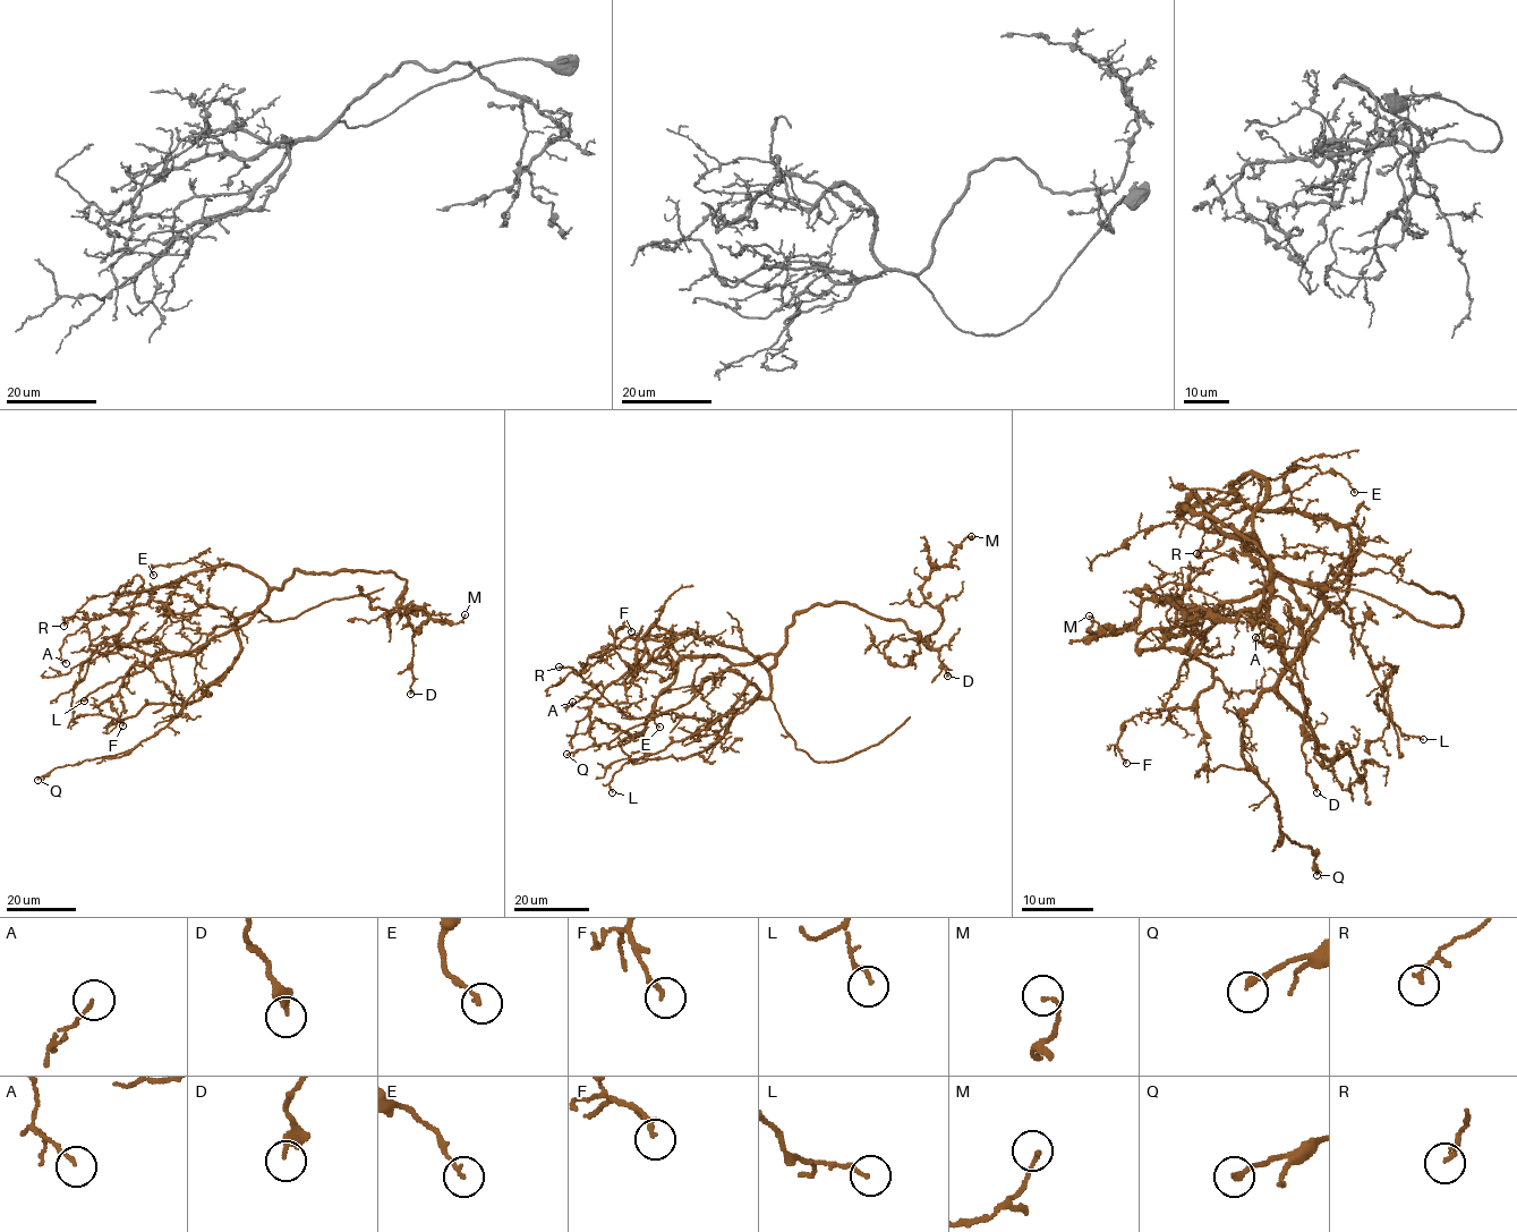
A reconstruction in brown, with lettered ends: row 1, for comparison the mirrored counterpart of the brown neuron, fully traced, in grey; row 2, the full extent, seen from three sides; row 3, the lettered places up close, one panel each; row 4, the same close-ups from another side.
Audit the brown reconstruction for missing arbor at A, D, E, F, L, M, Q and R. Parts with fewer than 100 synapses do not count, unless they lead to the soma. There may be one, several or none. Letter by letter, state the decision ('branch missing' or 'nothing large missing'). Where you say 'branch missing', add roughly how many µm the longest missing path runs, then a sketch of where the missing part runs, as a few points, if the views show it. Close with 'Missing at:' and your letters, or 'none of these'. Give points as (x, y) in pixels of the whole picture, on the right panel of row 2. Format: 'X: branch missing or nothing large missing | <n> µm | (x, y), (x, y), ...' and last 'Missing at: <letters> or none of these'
A: nothing large missing
D: nothing large missing
E: nothing large missing
F: nothing large missing
L: nothing large missing
M: nothing large missing
Q: nothing large missing
R: nothing large missing
Missing at: none of these

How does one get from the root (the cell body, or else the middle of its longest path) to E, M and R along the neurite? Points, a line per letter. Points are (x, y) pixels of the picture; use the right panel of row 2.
E: (1259, 546), (1252, 517), (1266, 481), (1284, 478), (1293, 461), (1295, 468), (1337, 472), (1354, 492)
M: (1259, 546), (1191, 496), (1264, 553), (1267, 605), (1148, 600), (1090, 634), (1089, 616)
R: (1259, 546), (1267, 486), (1250, 473), (1234, 489), (1251, 508), (1327, 518), (1246, 507), (1196, 553)

